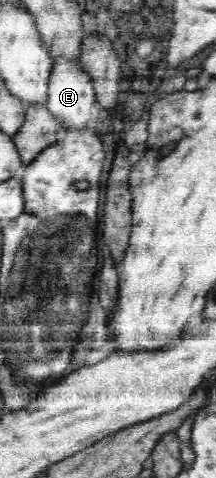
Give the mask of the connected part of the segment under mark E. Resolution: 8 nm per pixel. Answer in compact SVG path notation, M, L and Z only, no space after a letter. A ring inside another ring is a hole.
M62 56L52 59L47 92L48 112L56 116L57 121L60 121L63 127L68 127L68 124L74 124L75 127L84 127L84 124L90 121L90 109L93 108L92 105L96 100L95 89L92 85L92 78L88 76L87 71L84 71L84 65L80 62L79 57L70 59Z

